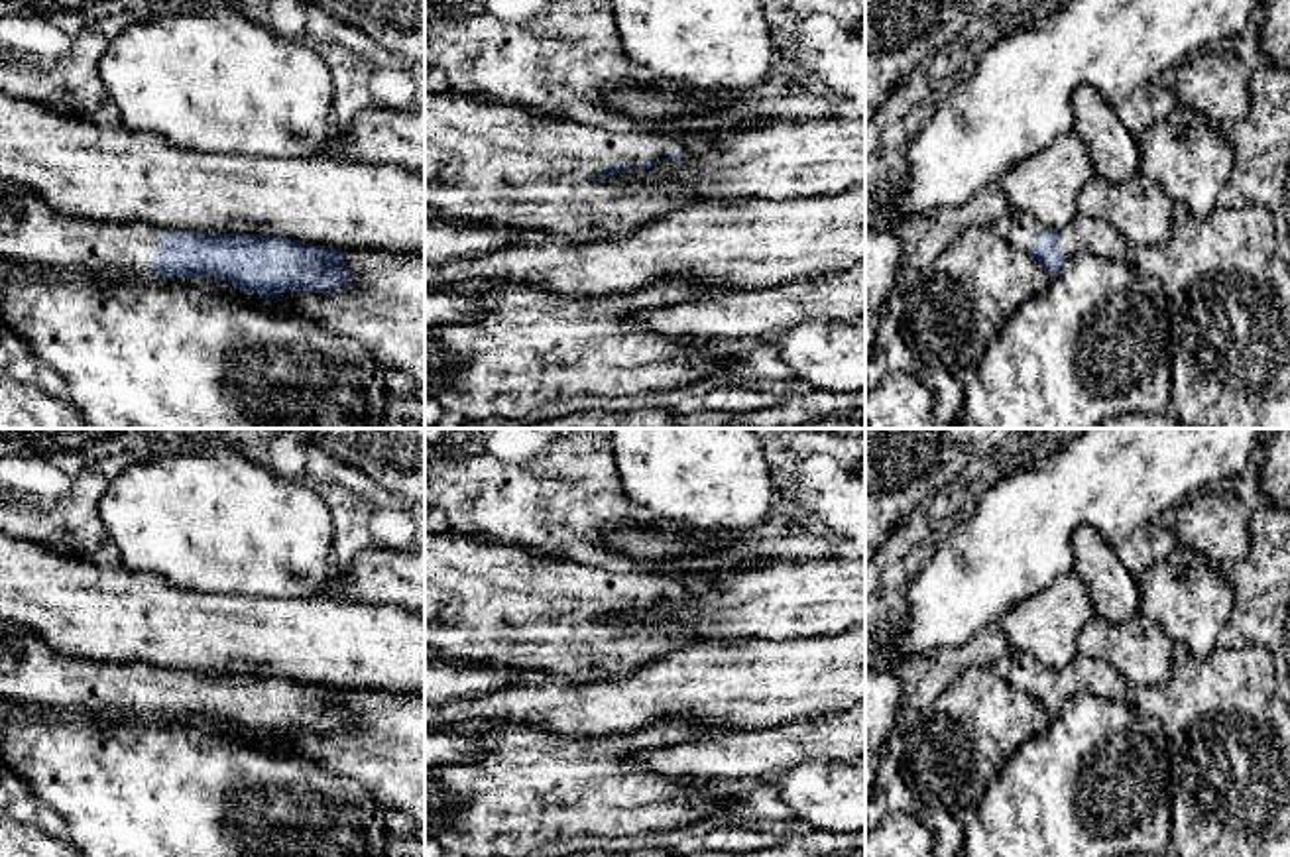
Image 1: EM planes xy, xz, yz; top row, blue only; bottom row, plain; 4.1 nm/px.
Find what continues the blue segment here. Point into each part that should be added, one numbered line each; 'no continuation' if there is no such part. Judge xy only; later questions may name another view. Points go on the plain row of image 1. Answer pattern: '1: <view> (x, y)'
1: xy (30, 671)

